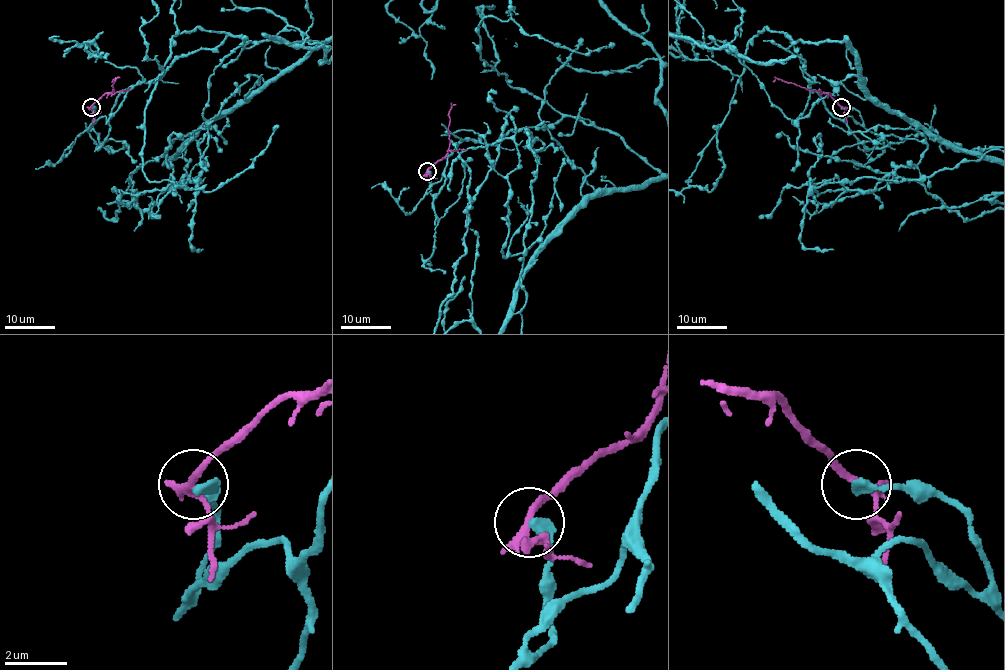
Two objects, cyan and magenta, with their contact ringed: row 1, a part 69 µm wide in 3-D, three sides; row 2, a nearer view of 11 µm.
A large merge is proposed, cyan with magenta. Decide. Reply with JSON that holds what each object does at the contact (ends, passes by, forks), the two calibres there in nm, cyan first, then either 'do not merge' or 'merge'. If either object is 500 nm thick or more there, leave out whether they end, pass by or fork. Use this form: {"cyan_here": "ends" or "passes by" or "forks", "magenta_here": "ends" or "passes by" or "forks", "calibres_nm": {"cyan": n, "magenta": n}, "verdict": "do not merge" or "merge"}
{"cyan_here": "ends", "magenta_here": "passes by", "calibres_nm": {"cyan": 340, "magenta": 260}, "verdict": "do not merge"}

